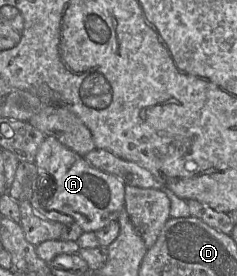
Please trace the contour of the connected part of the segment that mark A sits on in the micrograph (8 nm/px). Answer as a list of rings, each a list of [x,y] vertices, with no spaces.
[[[46,136],[35,162],[38,169],[37,187],[41,206],[71,216],[84,232],[97,232],[118,220],[125,207],[125,184],[116,176],[91,166],[82,156],[67,148],[55,137]]]

